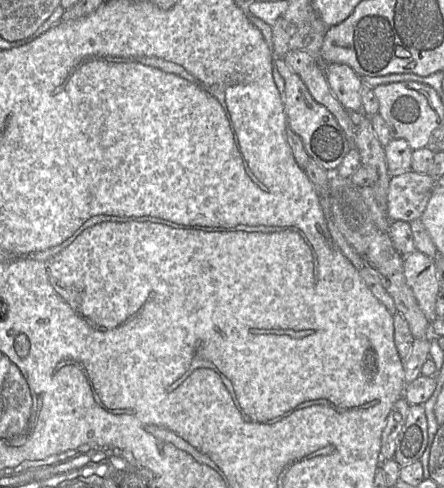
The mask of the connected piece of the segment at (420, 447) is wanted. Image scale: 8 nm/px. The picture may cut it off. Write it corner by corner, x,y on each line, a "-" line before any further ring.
410,405
406,422
397,438
396,462
407,466
419,461
428,443
428,423
424,405

